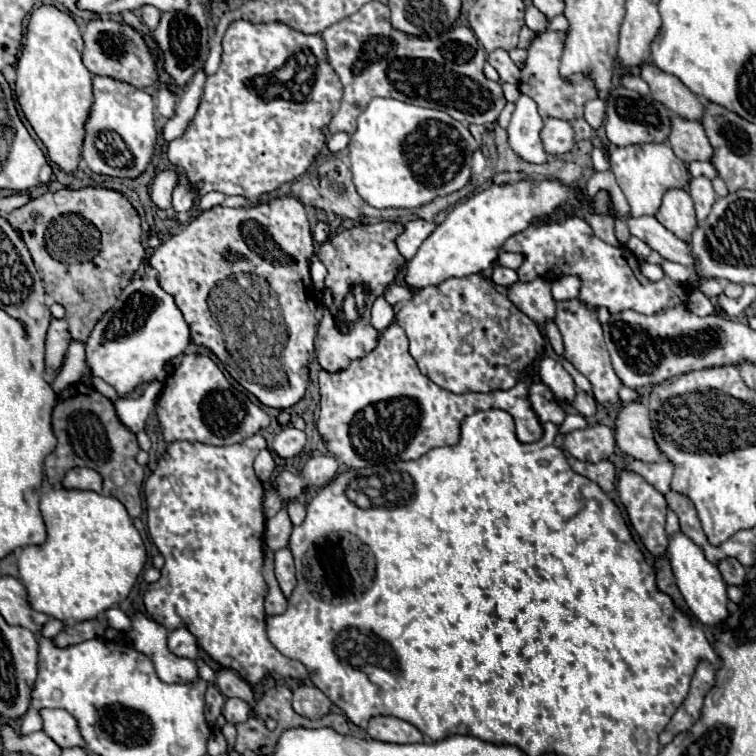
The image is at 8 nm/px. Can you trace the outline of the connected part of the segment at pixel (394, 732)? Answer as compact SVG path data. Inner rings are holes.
M376 715L370 719L366 733L372 739L386 741L386 743L422 743L422 733L408 721L390 715Z

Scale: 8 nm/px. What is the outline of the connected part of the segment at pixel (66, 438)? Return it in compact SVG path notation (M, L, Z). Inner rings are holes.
M78 381L58 393L58 401L52 413L52 427L58 445L44 459L44 473L52 483L52 487L58 487L66 471L74 467L96 469L104 477L104 495L116 497L126 507L130 517L140 517L142 513L140 489L144 481L144 469L136 463L136 453L140 447L136 443L136 435L120 423L114 403L106 399L102 393L98 393L92 385ZM118 473L122 473L124 485L114 481Z

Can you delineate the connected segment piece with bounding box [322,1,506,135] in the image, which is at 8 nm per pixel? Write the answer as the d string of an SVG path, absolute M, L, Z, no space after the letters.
M370 1L362 5L354 15L330 25L322 31L322 39L328 49L328 63L340 77L344 85L344 97L338 113L332 117L330 133L346 131L352 135L356 131L356 119L358 115L368 107L368 103L374 97L392 97L404 103L414 103L420 107L430 107L444 111L452 115L454 119L462 121L464 125L476 123L476 125L490 125L496 123L500 111L506 105L506 99L502 95L502 85L498 81L490 81L484 75L484 63L486 63L486 51L476 41L474 33L468 27L456 27L448 33L448 43L442 43L440 37L434 39L420 39L406 35L402 31L392 29L390 25L390 9L380 1Z

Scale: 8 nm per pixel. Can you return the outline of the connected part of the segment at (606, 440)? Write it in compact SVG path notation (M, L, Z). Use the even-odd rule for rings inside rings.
M592 425L586 429L570 431L566 435L560 435L560 439L562 439L562 447L572 457L576 457L578 461L590 461L590 463L608 459L616 447L612 429L604 425Z

